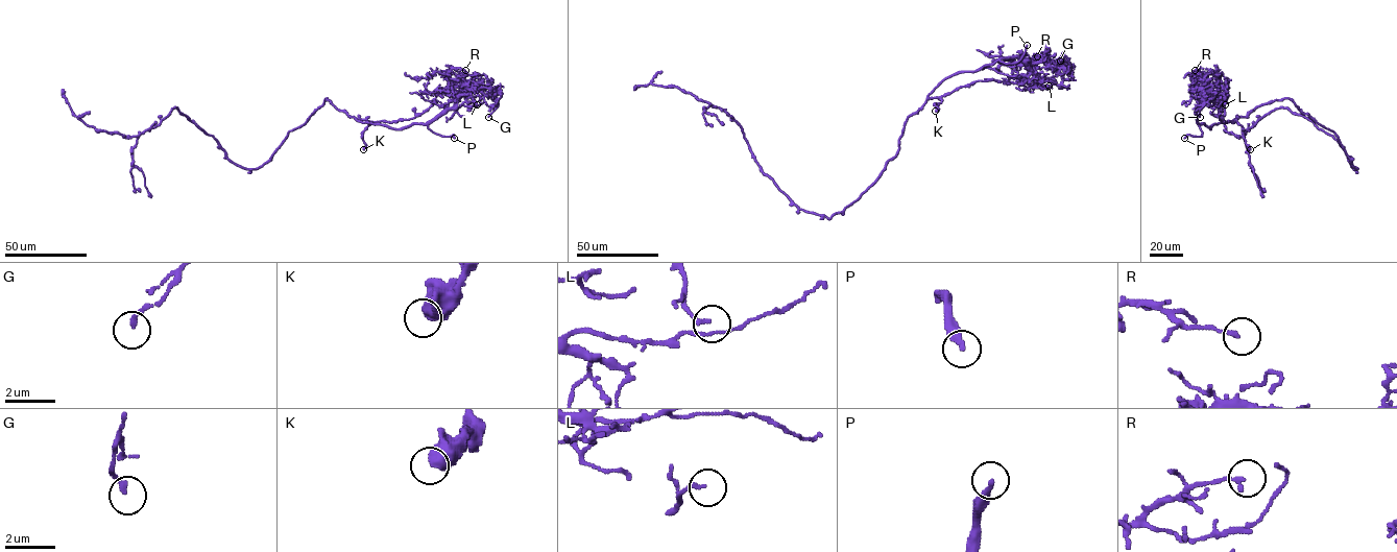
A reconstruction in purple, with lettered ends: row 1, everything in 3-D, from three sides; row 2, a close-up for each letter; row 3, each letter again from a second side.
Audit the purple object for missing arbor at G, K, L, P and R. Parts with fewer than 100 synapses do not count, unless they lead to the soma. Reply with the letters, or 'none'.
P

